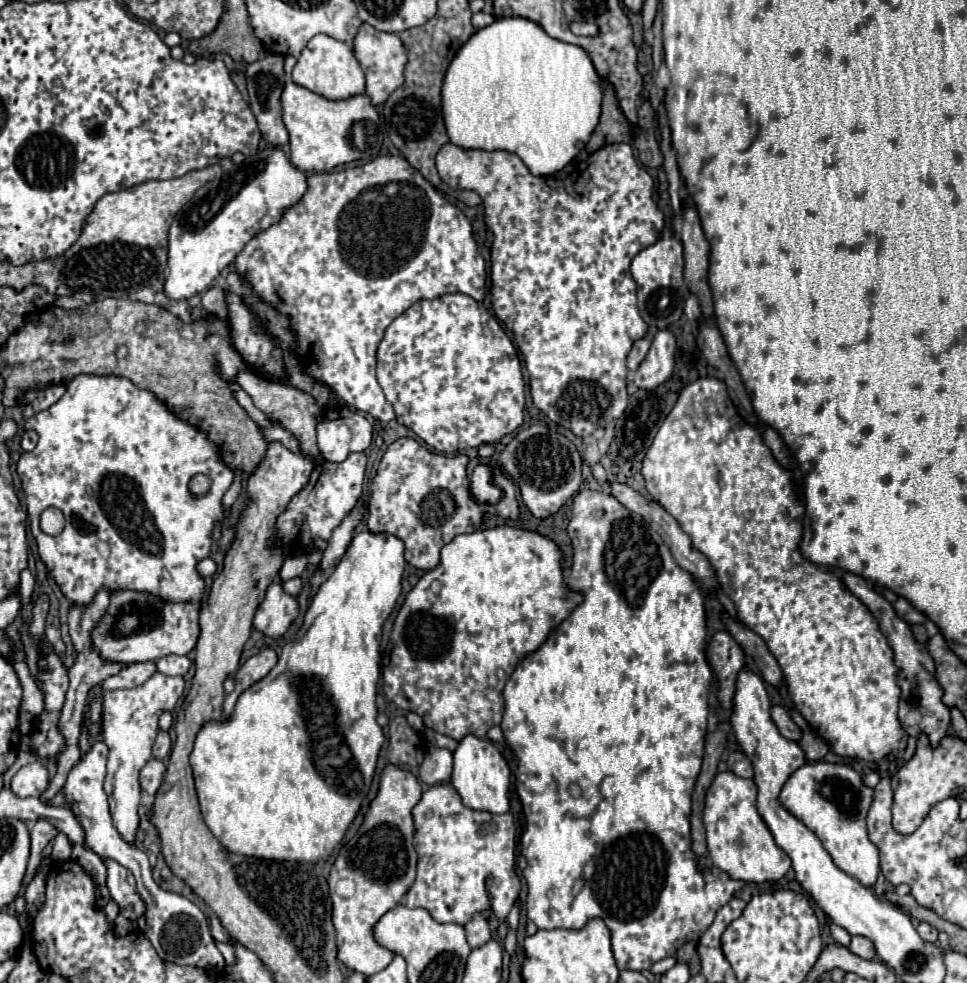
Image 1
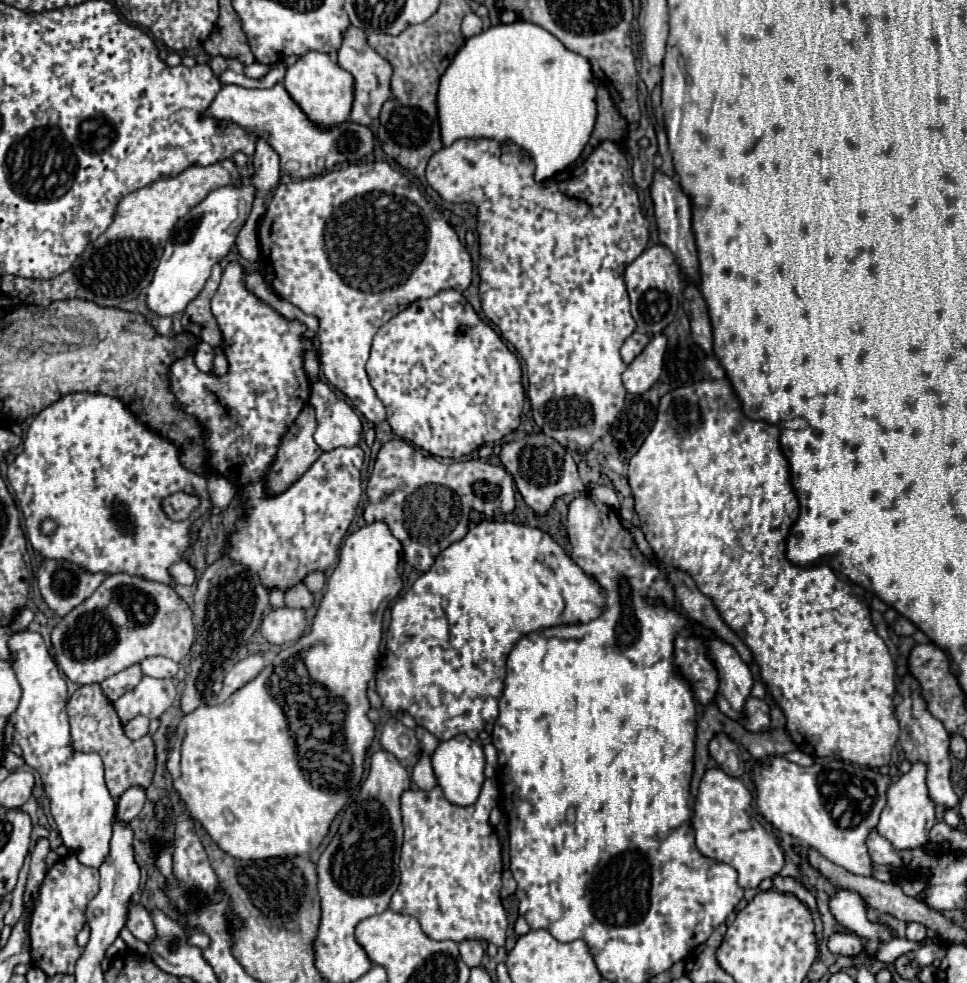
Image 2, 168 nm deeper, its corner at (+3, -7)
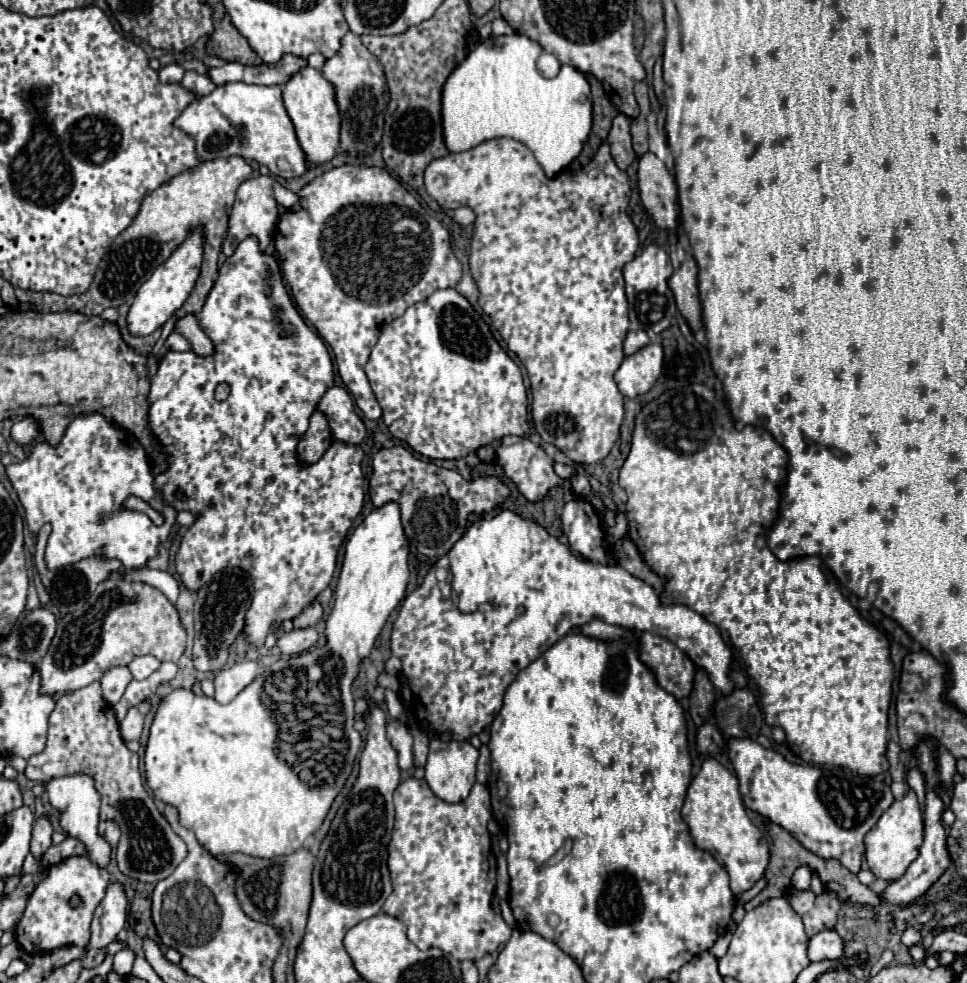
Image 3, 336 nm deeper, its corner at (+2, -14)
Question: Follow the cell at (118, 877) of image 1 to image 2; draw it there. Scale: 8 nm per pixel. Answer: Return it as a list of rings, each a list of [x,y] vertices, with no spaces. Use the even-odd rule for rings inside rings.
[[[131,902],[131,904],[129,904],[125,926],[131,930],[131,934],[133,934],[137,940],[151,942],[151,940],[155,938],[155,928],[153,928],[151,914],[149,914],[139,902]]]

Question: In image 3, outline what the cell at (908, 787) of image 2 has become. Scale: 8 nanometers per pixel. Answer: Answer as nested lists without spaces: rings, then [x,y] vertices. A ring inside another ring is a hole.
[[[910,789],[906,793],[904,799],[894,801],[878,819],[878,823],[868,831],[864,843],[866,843],[866,863],[870,867],[870,871],[874,873],[874,877],[882,879],[882,881],[896,881],[900,879],[900,875],[904,875],[904,871],[908,869],[908,865],[916,859],[920,843],[924,837],[924,823],[922,823],[922,813],[918,809],[918,799],[916,793]]]

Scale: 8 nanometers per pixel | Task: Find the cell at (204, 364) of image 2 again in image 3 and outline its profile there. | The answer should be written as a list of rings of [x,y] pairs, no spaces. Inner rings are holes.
[[[170,333],[168,335],[168,339],[166,339],[166,347],[168,349],[172,349],[172,351],[190,351],[192,347],[190,347],[190,343],[180,335],[180,333]]]

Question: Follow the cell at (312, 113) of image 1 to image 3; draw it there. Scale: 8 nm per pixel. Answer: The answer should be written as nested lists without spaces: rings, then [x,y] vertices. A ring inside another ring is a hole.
[[[226,83],[210,95],[194,97],[192,103],[174,119],[174,127],[182,129],[196,141],[200,161],[242,155],[266,165],[276,177],[298,177],[306,171],[306,159],[298,145],[294,125],[284,109],[278,85]]]

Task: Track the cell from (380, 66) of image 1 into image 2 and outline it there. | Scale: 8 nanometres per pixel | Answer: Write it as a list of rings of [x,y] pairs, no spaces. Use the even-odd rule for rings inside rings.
[[[349,26],[345,36],[343,36],[343,44],[341,44],[339,52],[337,52],[337,64],[341,68],[345,68],[347,72],[351,72],[353,78],[355,78],[355,100],[353,100],[351,120],[357,122],[357,124],[369,126],[379,116],[381,106],[385,104],[385,100],[391,96],[391,74],[393,74],[393,68],[391,68],[389,60],[379,56],[379,52],[375,52],[367,44],[367,34],[361,28]]]

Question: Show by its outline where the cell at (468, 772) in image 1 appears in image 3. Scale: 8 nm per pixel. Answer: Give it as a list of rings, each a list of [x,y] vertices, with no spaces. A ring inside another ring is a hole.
[[[438,735],[430,737],[430,751],[428,761],[424,765],[426,781],[432,789],[432,793],[448,803],[458,803],[468,797],[472,785],[476,783],[476,761],[478,761],[478,749],[468,741],[444,741]]]

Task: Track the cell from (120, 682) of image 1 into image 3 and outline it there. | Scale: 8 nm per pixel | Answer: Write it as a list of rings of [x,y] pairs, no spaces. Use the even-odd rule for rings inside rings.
[[[112,667],[104,673],[104,677],[100,679],[102,685],[102,695],[106,699],[108,705],[114,705],[120,701],[120,697],[124,695],[126,685],[132,681],[132,673],[128,671],[128,667]]]

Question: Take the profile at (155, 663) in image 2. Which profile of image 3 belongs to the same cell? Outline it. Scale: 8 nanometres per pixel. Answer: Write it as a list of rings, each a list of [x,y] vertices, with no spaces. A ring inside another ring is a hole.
[[[138,655],[136,659],[132,659],[132,663],[128,663],[128,669],[134,679],[146,679],[158,667],[160,667],[160,661],[152,655]]]

